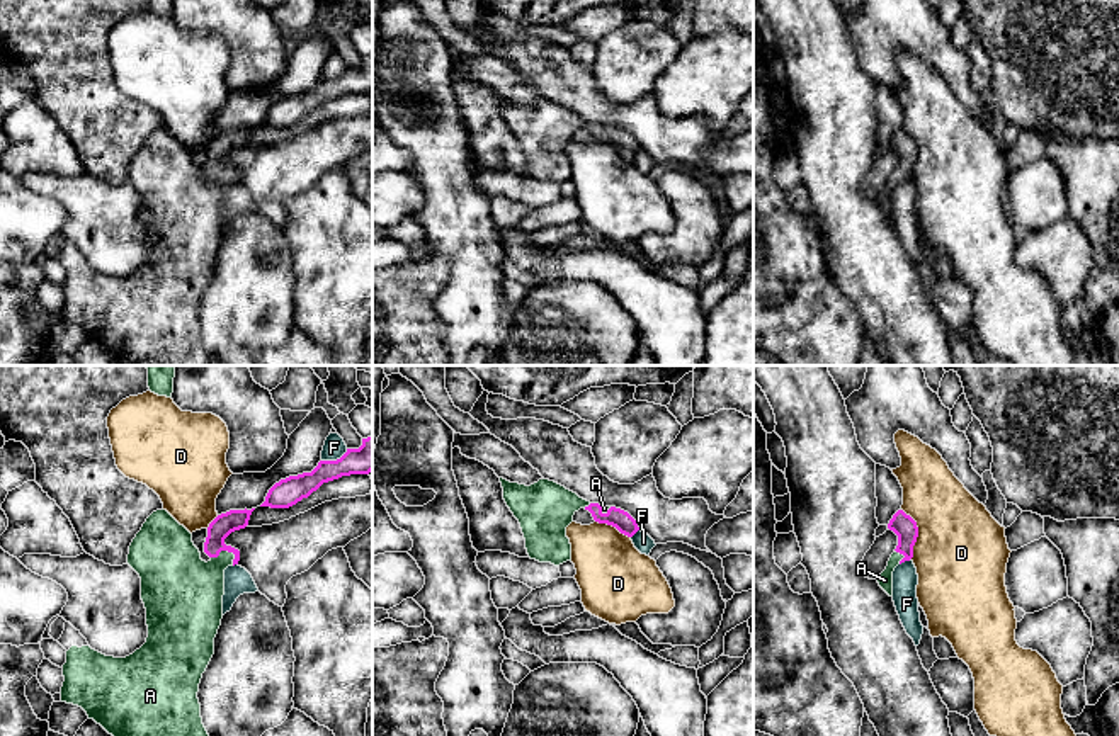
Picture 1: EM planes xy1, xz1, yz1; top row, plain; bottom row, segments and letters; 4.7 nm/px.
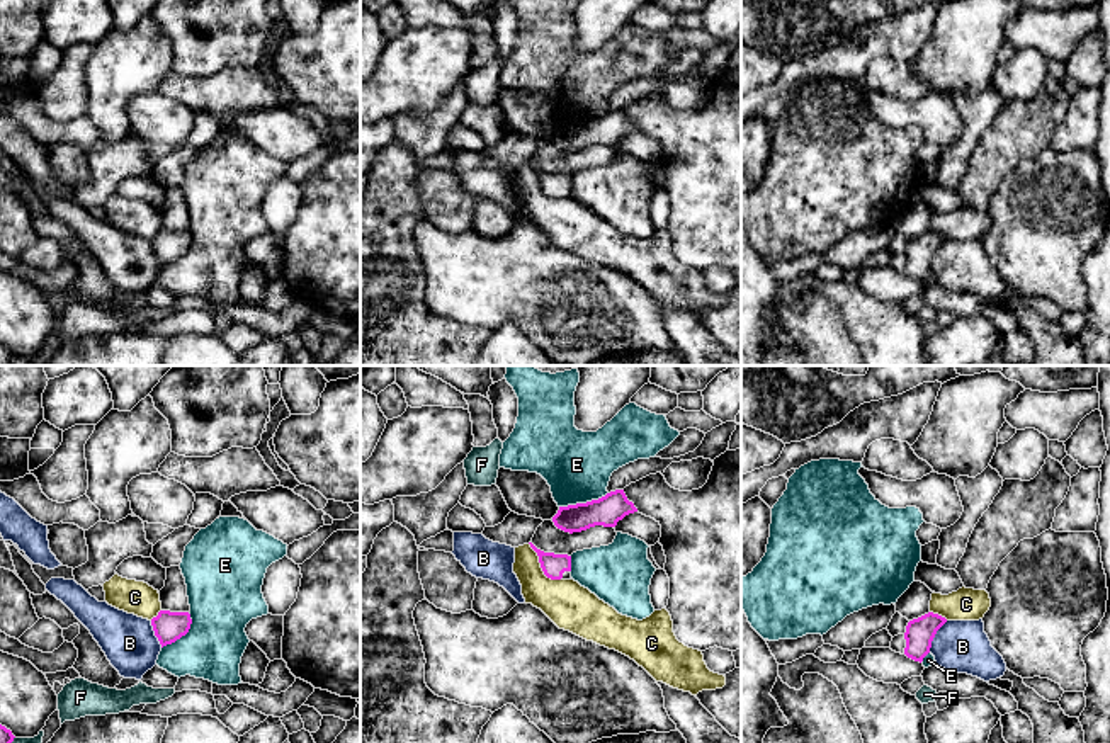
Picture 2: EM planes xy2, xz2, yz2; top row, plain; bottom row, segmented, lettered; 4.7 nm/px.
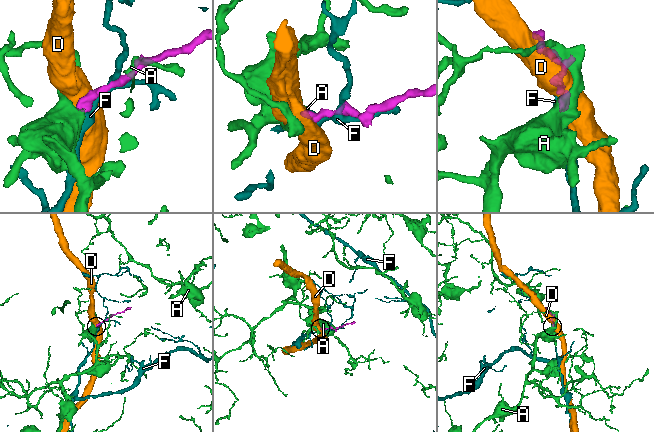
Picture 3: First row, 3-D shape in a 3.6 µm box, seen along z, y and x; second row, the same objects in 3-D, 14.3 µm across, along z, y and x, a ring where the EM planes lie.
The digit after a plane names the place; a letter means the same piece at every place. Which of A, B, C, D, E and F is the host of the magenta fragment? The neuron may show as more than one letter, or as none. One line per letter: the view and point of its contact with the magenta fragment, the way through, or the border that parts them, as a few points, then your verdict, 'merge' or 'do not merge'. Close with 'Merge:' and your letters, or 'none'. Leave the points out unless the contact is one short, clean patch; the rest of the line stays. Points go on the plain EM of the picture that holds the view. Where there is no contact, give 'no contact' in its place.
A: meets magenta in xy1 at (223, 169); runs through xy1 (225, 143), (220, 148), (223, 169), (221, 177), (189, 209); merge
B: meets magenta in yz2 at (934, 255); border along yz2 (947, 240), (937, 250), (928, 271); do not merge
C: meets magenta in xz2 at (541, 186); border along xz2 (529, 162), (541, 189), (548, 196), (560, 199); do not merge
D: meets magenta in yz1 at (917, 153); border along yz1 (902, 128), (917, 147), (912, 177); do not merge
E: meets magenta in xz2 at (583, 123); do not merge
F: meets magenta in xy1 at (334, 80); do not merge
Merge: A

